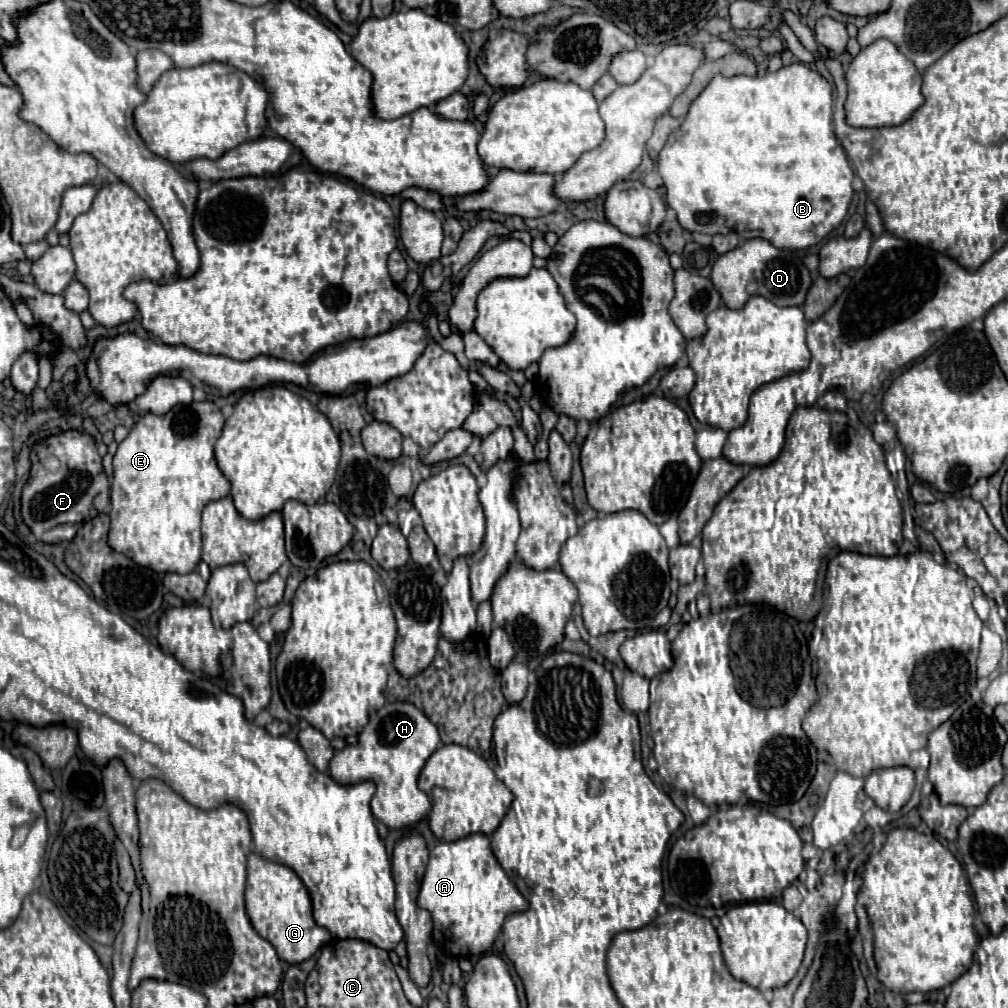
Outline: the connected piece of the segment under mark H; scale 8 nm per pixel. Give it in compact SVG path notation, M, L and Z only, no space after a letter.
M408 702L384 704L368 726L358 734L358 744L338 750L330 762L330 776L338 784L358 784L370 780L376 784L372 814L388 828L400 830L412 826L430 814L430 798L418 788L418 774L426 760L438 750L440 736L436 726Z

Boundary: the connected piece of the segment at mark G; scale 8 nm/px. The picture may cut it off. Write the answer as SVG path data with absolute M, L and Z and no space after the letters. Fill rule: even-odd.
M256 852L248 854L246 914L254 930L268 940L276 948L280 960L288 964L300 964L308 960L324 942L330 940L328 930L314 922L310 894L296 872L284 864L270 862Z

